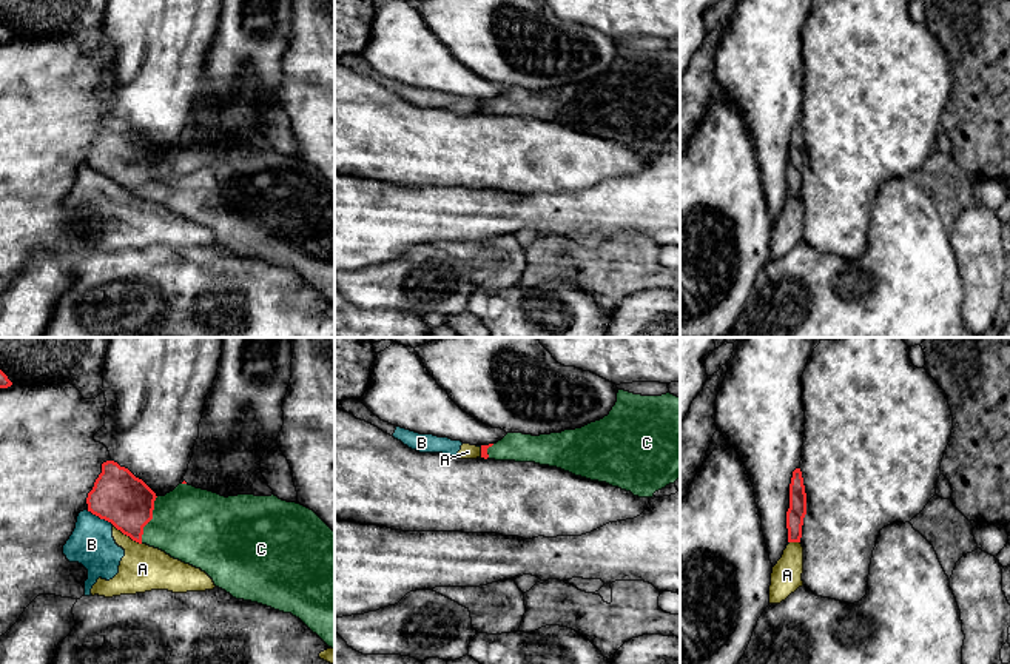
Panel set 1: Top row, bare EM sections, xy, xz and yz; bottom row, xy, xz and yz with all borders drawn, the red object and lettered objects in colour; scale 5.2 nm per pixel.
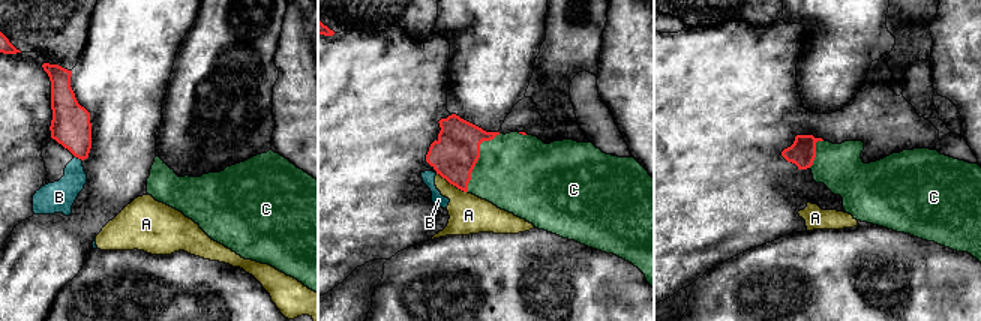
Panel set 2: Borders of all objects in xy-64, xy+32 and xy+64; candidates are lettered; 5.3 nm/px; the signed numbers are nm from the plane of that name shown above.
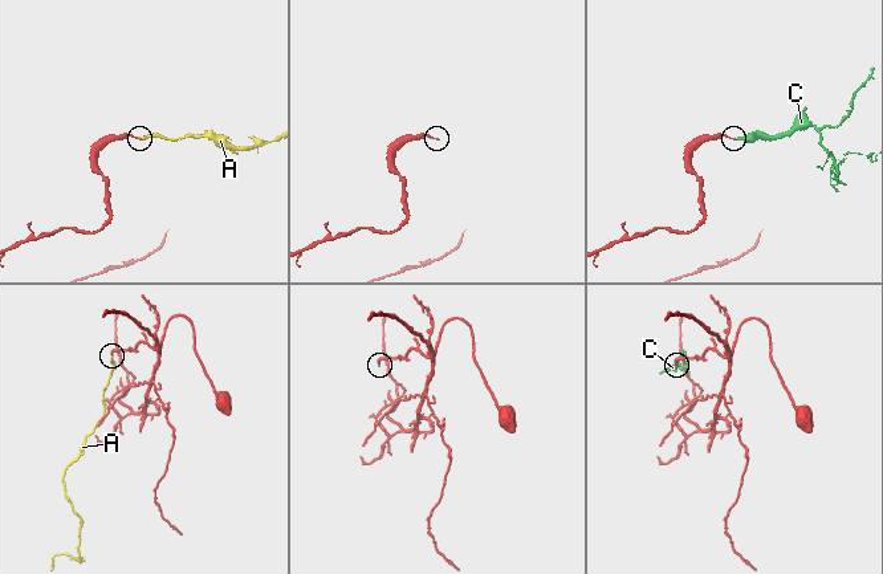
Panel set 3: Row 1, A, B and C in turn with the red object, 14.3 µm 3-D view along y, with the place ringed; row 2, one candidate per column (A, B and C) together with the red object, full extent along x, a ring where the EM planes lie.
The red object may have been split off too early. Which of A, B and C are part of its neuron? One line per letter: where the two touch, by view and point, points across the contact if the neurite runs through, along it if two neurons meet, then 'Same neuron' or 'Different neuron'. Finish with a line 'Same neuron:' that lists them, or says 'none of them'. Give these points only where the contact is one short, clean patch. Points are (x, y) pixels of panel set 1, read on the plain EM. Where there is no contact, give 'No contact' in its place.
A: Touches red at xy (127, 190). Boundary: xy (113, 179), (141, 199). Different neuron
B: Touches red at xy (100, 173). Boundary: xy (87, 165), (113, 179). Different neuron
C: Touches red at xy (151, 173). Path across: xy (117, 151), (151, 173), (198, 182). Same neuron
Same neuron: C

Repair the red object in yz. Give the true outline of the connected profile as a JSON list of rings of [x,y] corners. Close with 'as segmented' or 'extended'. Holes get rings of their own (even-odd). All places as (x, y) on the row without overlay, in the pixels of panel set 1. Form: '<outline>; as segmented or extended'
[[[796,123],[789,139],[789,163],[786,166],[788,197],[800,197],[805,169],[806,148],[802,126]]]; as segmented

